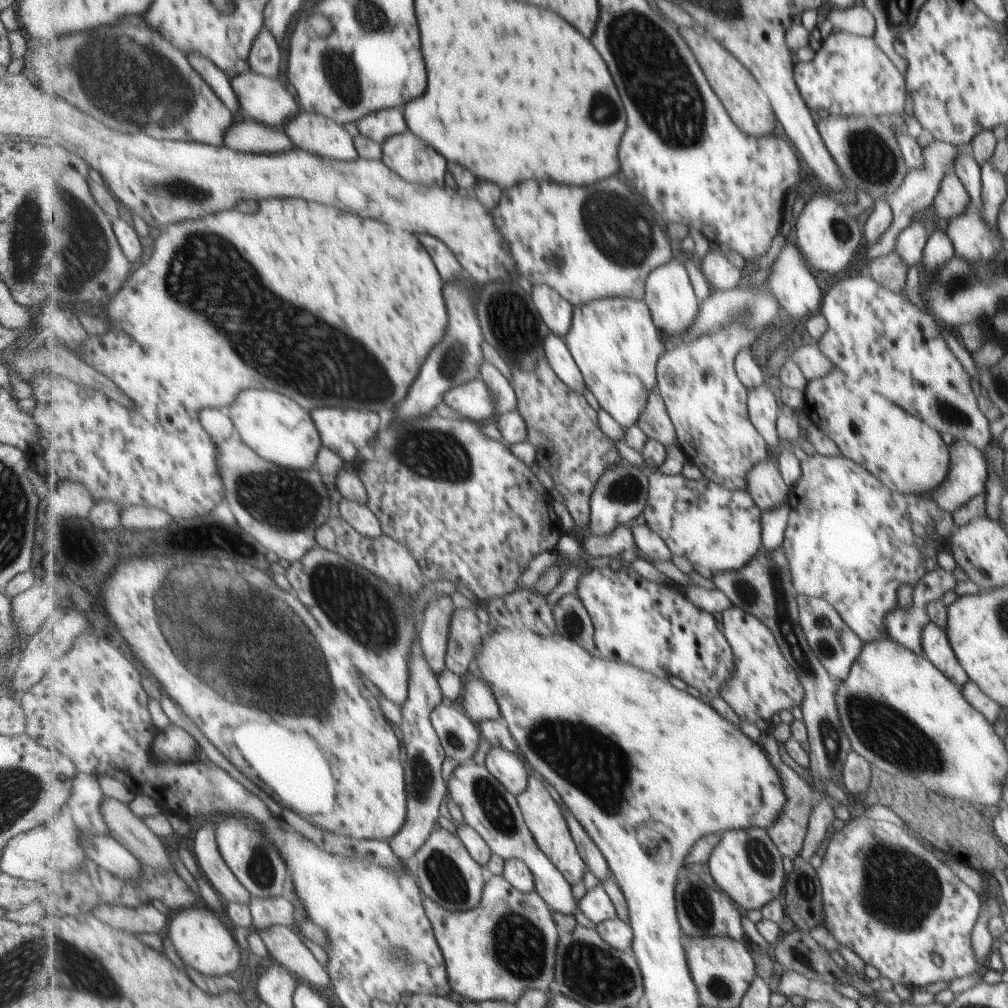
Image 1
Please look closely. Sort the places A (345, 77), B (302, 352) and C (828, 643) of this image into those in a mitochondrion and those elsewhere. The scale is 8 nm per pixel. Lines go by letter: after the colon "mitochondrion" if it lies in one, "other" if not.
A: mitochondrion
B: mitochondrion
C: mitochondrion

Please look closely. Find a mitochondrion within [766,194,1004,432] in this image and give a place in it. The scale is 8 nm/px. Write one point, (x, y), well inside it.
(960, 282)

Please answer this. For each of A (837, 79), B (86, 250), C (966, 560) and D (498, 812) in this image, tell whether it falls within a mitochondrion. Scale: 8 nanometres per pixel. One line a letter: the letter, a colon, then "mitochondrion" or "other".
A: other
B: mitochondrion
C: other
D: mitochondrion

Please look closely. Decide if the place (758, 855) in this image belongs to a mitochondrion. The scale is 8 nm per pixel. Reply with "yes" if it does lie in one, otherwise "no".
yes

